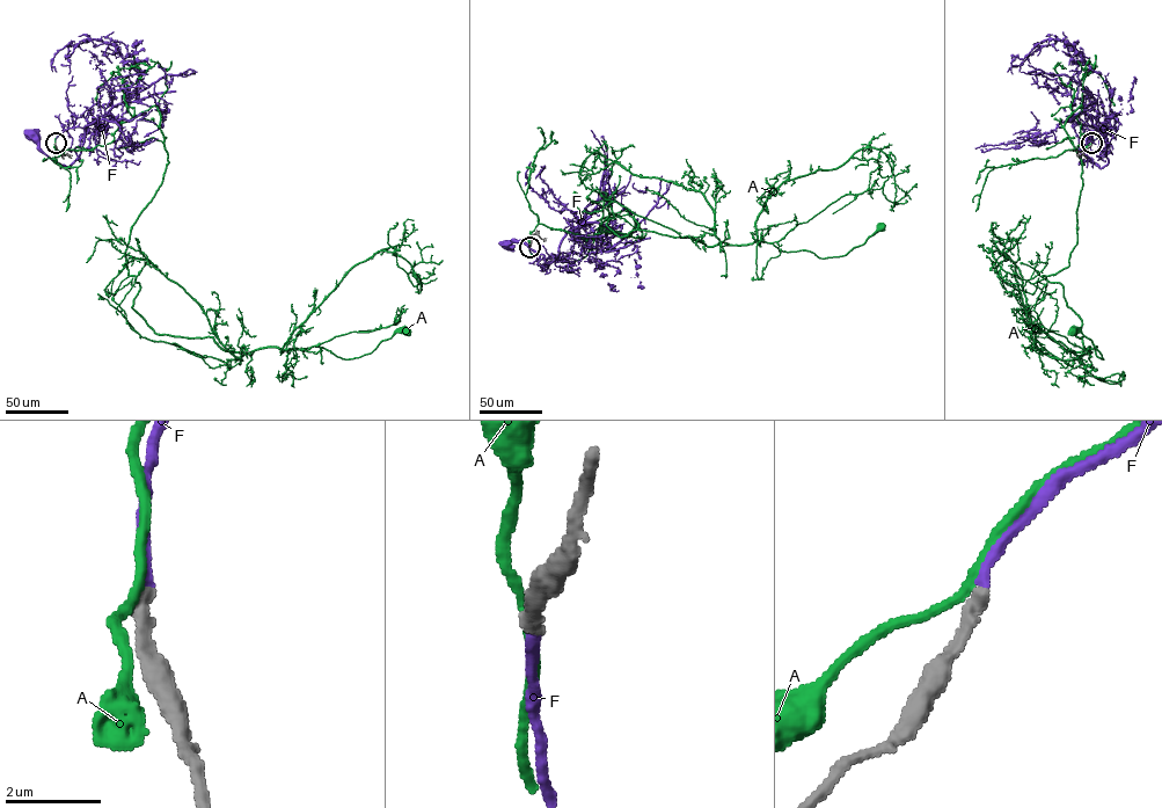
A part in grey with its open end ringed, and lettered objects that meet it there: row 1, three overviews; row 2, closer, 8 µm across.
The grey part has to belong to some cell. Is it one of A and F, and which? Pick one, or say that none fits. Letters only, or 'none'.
F

